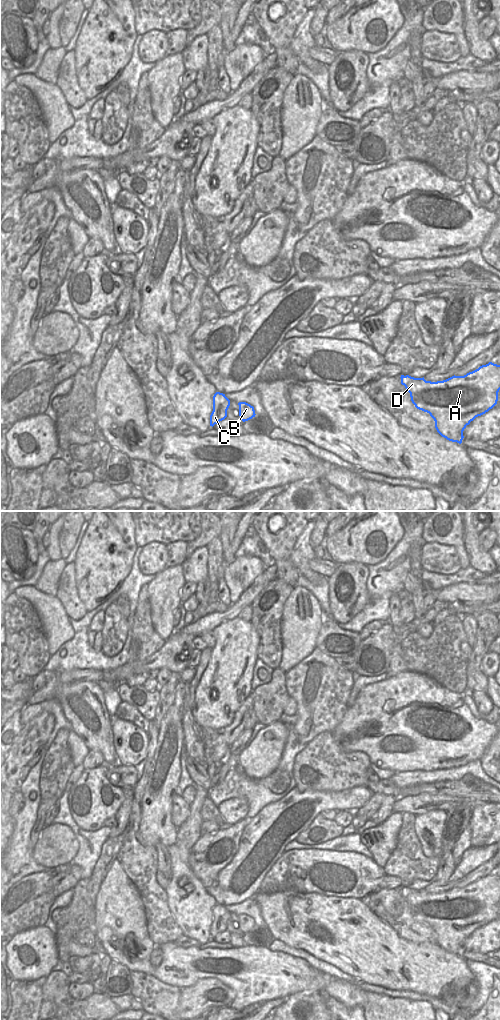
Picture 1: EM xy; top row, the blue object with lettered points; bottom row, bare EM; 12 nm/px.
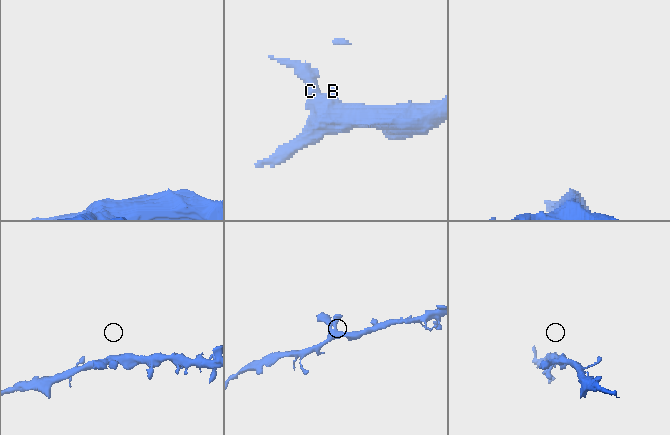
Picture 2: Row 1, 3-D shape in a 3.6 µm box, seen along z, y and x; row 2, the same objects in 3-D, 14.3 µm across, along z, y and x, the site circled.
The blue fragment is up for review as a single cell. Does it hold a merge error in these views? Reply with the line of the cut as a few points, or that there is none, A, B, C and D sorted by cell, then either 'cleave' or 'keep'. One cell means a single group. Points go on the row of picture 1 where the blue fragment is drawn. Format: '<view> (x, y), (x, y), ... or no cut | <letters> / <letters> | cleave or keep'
no cut | A B C D | keep

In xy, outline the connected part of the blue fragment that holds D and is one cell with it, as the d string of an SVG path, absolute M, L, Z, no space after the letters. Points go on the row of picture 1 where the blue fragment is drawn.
M489 362L464 376L437 382L409 375L400 378L415 407L434 419L437 432L461 444L466 426L497 404L500 365Z

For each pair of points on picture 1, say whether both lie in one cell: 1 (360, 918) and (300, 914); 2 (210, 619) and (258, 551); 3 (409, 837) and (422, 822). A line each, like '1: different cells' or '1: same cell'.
1: same cell
2: different cells
3: different cells

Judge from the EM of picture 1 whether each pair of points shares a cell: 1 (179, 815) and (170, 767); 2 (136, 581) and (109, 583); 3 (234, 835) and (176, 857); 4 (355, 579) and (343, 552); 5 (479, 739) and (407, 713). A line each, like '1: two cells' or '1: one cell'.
1: two cells
2: two cells
3: two cells
4: two cells
5: one cell

